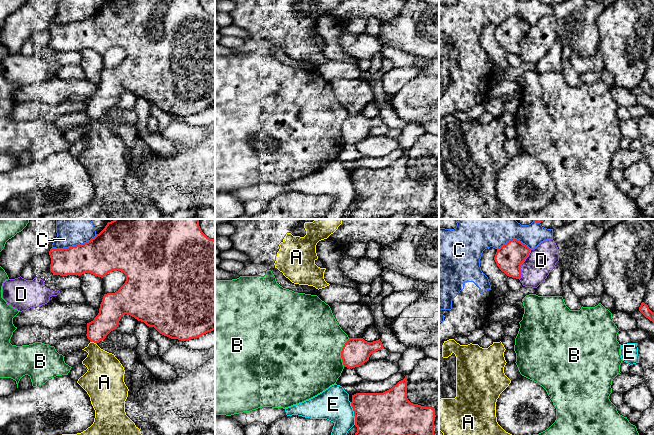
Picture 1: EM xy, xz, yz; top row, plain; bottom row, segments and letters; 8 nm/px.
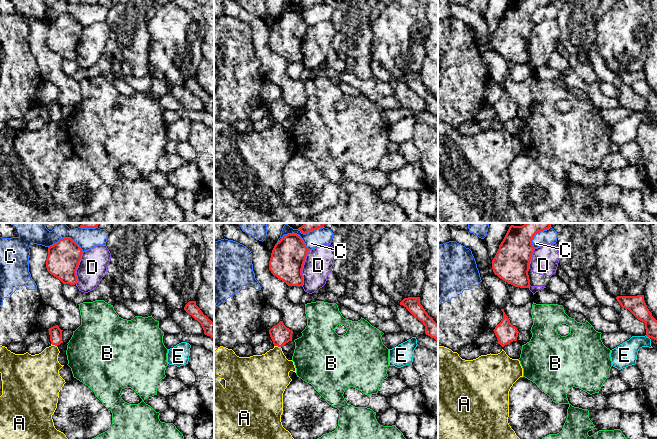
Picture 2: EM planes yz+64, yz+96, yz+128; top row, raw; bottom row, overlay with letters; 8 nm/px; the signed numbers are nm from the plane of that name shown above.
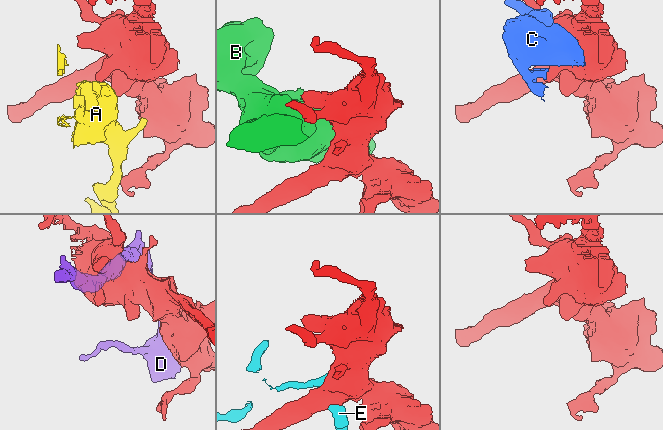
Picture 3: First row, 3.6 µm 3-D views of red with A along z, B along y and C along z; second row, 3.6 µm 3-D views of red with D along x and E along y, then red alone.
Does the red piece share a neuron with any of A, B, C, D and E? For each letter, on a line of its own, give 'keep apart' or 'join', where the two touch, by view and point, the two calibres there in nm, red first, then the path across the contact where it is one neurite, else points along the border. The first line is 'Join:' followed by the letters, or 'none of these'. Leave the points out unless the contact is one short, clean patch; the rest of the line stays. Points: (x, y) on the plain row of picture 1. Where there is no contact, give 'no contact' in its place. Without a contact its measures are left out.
Join: none of these
A: keep apart; meets red in xy at (93, 117); 190 nm thick on the red side, 280 nm on the other; border along xy (90, 117), (96, 120)
B: keep apart; meets red in xz at (341, 128); 220 nm thick on the red side, 500 nm on the other
C: keep apart; meets red in xy at (74, 22); 320 nm thick on the red side, 190 nm on the other
D: keep apart; meets red in yz at (521, 39); 220 nm thick on the red side, 220 nm on the other
E: keep apart; meets red in xz at (354, 189); 400 nm thick on the red side, 260 nm on the other

